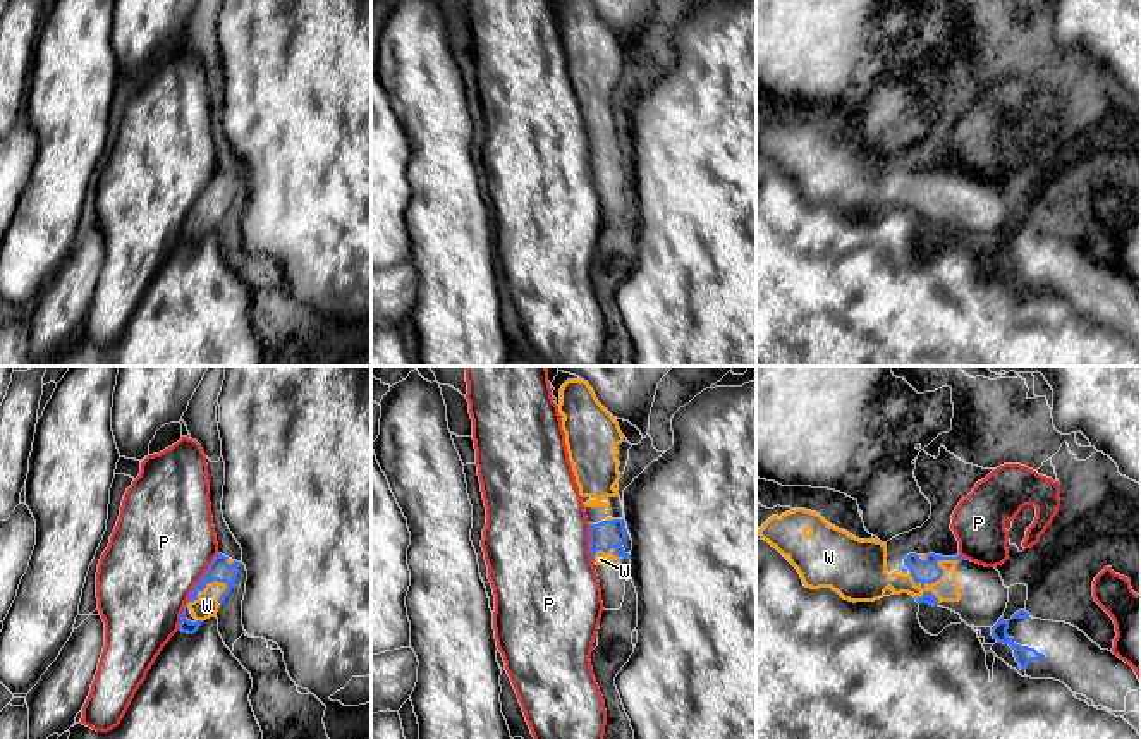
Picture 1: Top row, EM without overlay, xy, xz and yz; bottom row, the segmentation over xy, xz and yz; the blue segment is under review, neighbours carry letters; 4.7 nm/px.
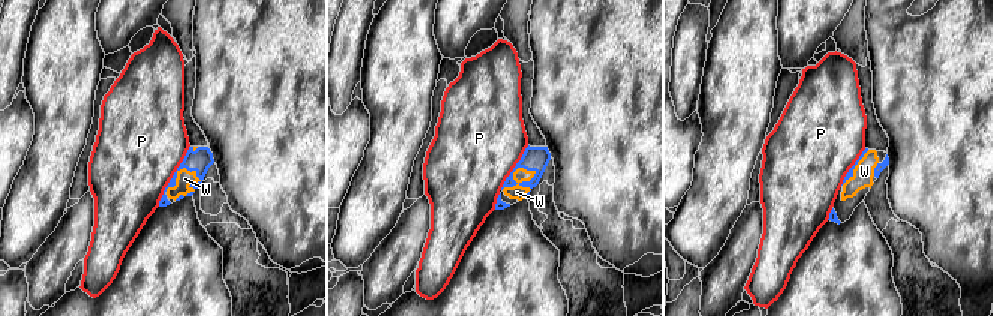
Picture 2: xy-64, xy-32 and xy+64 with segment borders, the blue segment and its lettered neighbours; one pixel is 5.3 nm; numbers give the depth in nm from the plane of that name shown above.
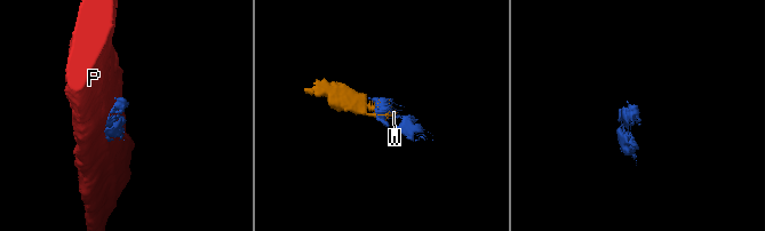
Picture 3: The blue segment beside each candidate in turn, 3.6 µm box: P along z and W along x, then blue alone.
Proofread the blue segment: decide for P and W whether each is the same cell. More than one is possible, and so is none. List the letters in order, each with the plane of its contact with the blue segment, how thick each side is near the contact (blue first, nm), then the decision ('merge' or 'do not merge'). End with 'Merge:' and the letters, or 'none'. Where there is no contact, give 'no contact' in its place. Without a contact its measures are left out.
P: contact in xy; calibres 100 and 480 nm; do not merge
W: contact in yz; calibres 110 and 110 nm; merge
Merge: W

